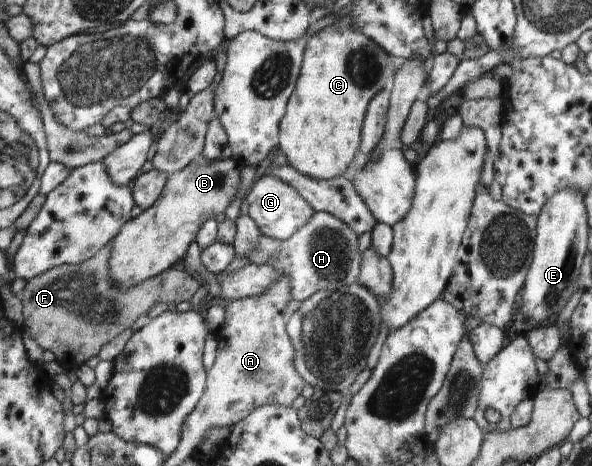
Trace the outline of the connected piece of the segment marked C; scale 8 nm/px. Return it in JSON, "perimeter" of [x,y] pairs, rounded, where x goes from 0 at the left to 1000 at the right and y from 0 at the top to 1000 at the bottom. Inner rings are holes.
{"perimeter":[[[552,56],[519,86],[519,133],[512,133],[512,167],[505,172],[505,193],[498,210],[490,210],[483,227],[483,249],[476,253],[476,283],[471,285],[471,318],[485,348],[508,373],[535,386],[556,386],[595,365],[593,348],[603,335],[611,309],[611,266],[623,217],[640,195],[655,191],[671,157],[660,137],[659,118],[630,84],[620,82],[606,64]]]}

